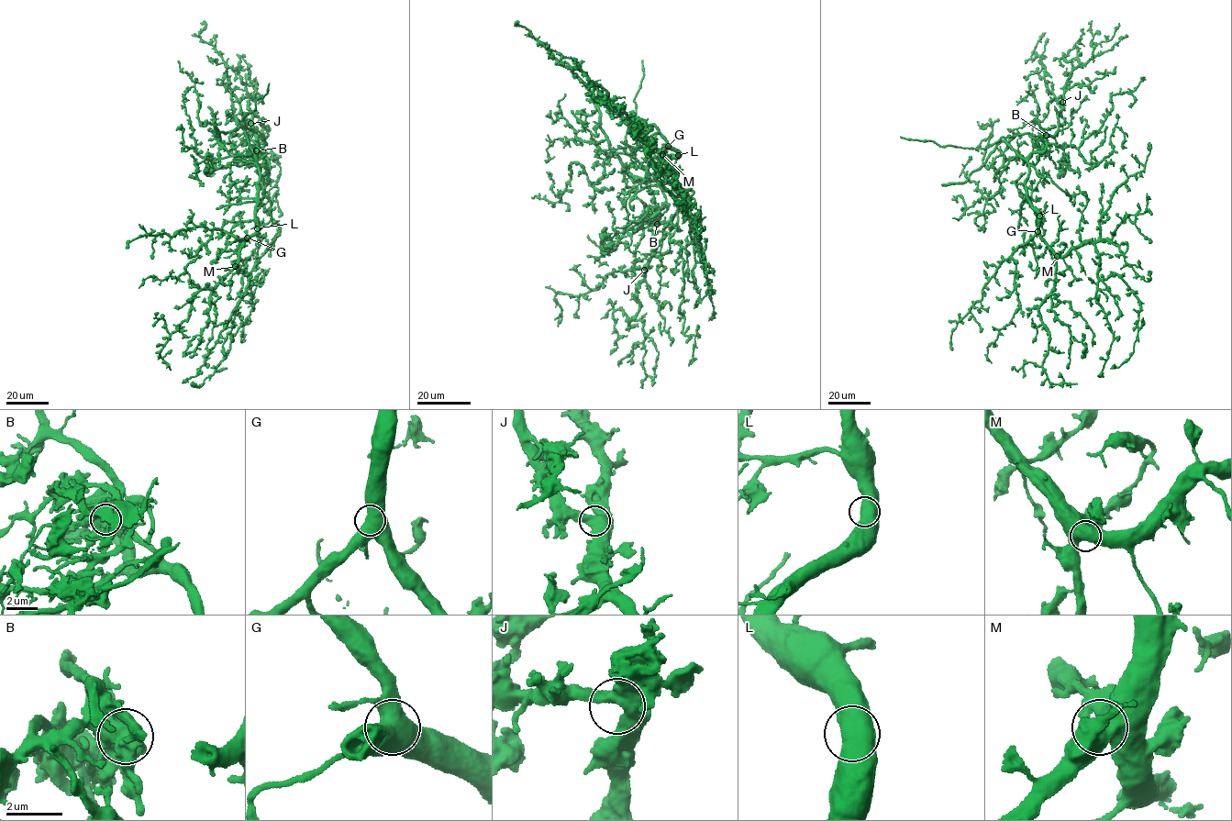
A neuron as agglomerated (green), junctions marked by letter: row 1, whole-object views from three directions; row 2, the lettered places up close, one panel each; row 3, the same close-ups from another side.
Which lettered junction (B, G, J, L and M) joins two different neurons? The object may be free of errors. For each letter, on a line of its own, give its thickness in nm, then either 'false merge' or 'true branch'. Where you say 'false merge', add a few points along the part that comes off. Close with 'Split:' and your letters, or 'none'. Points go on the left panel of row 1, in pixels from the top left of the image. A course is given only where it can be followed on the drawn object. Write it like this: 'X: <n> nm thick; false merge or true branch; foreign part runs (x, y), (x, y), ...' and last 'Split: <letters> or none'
B: 1000 nm thick; false merge; foreign part runs (257, 150), (267, 143), (259, 132), (247, 127), (243, 117), (254, 110), (257, 99), (267, 94), (269, 83)
G: 1000 nm thick; true branch
J: 600 nm thick; true branch
L: 750 nm thick; true branch
M: 1000 nm thick; true branch
Split: B

